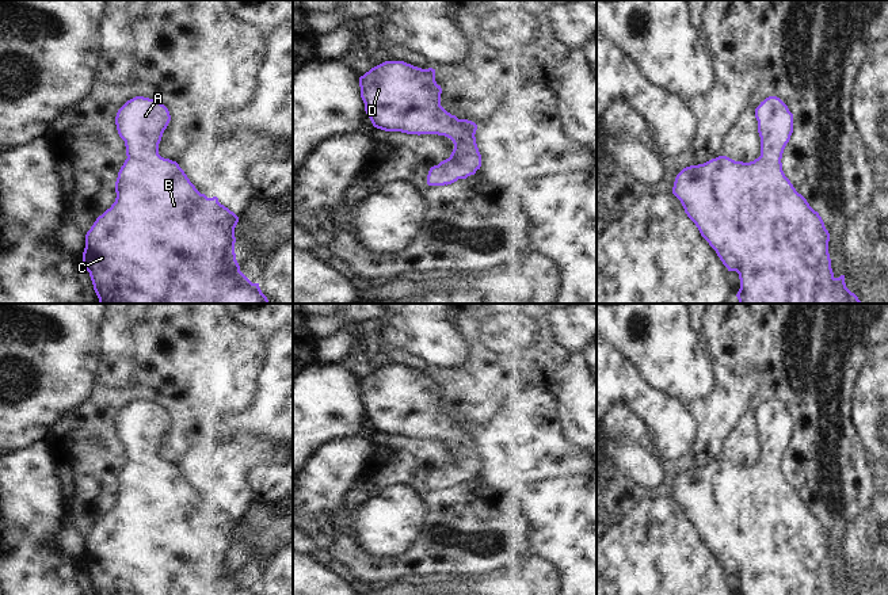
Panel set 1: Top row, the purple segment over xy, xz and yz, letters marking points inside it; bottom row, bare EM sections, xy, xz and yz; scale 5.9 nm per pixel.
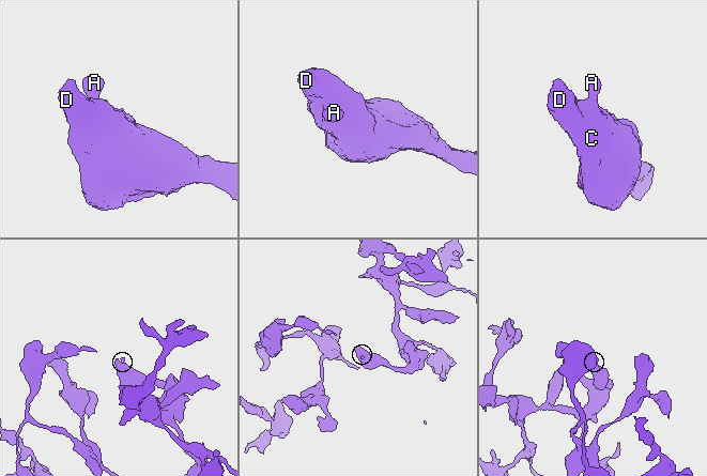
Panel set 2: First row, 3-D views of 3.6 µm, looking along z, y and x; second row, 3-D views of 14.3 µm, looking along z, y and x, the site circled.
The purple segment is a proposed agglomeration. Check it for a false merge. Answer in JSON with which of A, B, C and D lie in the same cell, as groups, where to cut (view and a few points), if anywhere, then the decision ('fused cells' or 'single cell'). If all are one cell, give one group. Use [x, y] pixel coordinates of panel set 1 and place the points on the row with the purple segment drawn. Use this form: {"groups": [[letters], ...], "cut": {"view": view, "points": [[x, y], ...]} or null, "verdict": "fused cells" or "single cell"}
{"groups": [["A", "B", "C", "D"]], "cut": null, "verdict": "single cell"}

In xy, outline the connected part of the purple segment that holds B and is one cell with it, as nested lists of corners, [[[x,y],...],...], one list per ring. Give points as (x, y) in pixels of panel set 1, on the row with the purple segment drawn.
[[[136,96],[127,100],[117,112],[115,125],[119,137],[125,141],[127,159],[121,167],[115,182],[115,202],[96,218],[91,229],[87,232],[85,248],[83,252],[83,266],[89,272],[99,304],[268,304],[259,283],[252,283],[240,271],[240,266],[236,260],[235,228],[239,222],[239,217],[221,205],[217,197],[207,198],[205,194],[201,194],[176,161],[164,159],[159,155],[159,144],[169,121],[171,115],[164,104],[144,96]]]

